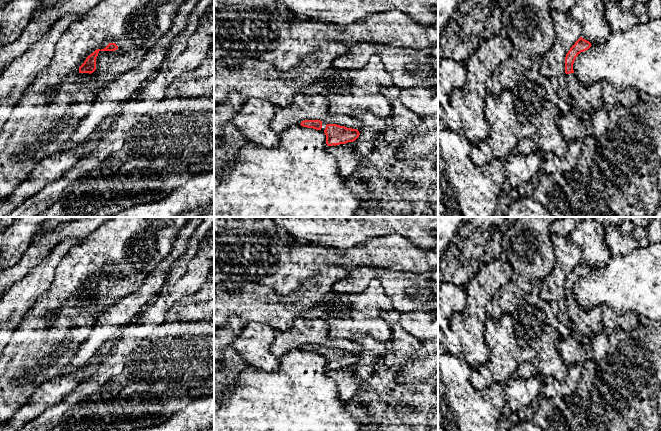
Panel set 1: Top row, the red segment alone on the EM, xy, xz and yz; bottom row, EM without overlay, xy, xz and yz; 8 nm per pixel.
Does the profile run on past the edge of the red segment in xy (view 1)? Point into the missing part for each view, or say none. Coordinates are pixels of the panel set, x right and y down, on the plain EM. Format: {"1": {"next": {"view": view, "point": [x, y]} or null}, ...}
{"1": {"next": null}}

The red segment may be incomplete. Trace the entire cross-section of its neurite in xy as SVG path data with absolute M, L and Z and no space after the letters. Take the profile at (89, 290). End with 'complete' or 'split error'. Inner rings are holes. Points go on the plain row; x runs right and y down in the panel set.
M109 267L104 273L97 273L90 278L84 287L79 291L79 297L93 297L96 294L96 282L100 275L115 275L118 270L115 267Z | complete

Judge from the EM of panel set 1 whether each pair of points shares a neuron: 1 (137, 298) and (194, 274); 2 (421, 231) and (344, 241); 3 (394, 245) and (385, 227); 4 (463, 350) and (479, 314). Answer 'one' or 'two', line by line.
1: two
2: one
3: two
4: one

